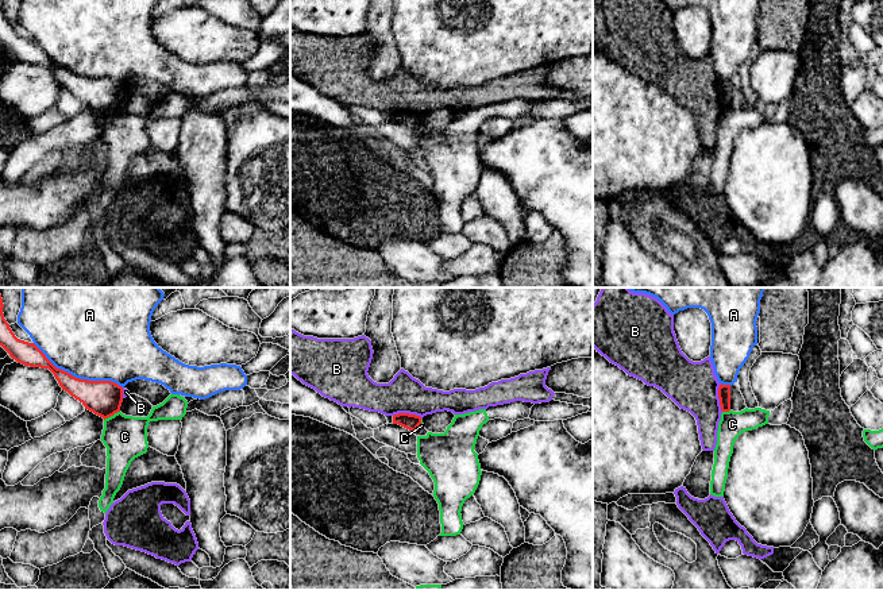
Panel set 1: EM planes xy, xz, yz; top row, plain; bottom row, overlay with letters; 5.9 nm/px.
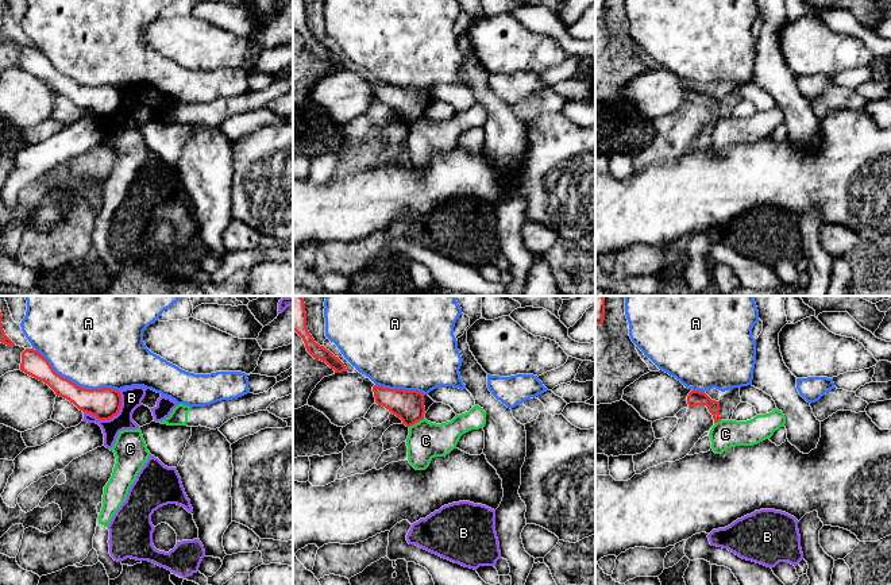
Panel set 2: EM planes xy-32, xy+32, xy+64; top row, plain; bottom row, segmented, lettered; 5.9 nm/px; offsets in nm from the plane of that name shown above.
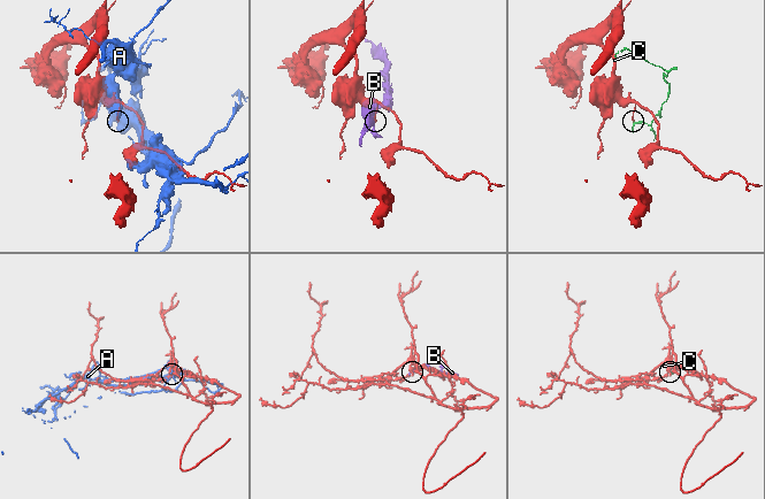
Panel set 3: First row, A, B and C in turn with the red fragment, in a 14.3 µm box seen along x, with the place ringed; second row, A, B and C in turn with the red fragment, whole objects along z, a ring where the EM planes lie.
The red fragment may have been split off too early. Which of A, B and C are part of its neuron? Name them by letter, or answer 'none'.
none

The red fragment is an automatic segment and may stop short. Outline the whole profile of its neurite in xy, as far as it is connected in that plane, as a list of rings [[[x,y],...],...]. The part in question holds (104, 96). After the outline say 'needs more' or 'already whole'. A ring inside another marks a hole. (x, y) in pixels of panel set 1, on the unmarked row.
[[[0,0],[0,43],[18,61],[30,65],[49,66],[58,78],[62,88],[78,97],[85,107],[104,117],[120,109],[123,100],[123,85],[111,78],[80,77],[57,66],[46,53],[34,42],[15,34],[4,16],[4,1]]]; already whole

